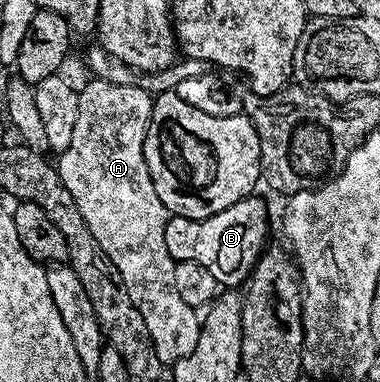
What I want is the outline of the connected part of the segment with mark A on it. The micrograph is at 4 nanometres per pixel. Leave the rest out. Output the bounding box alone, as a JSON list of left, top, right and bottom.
[56,85,202,365]

